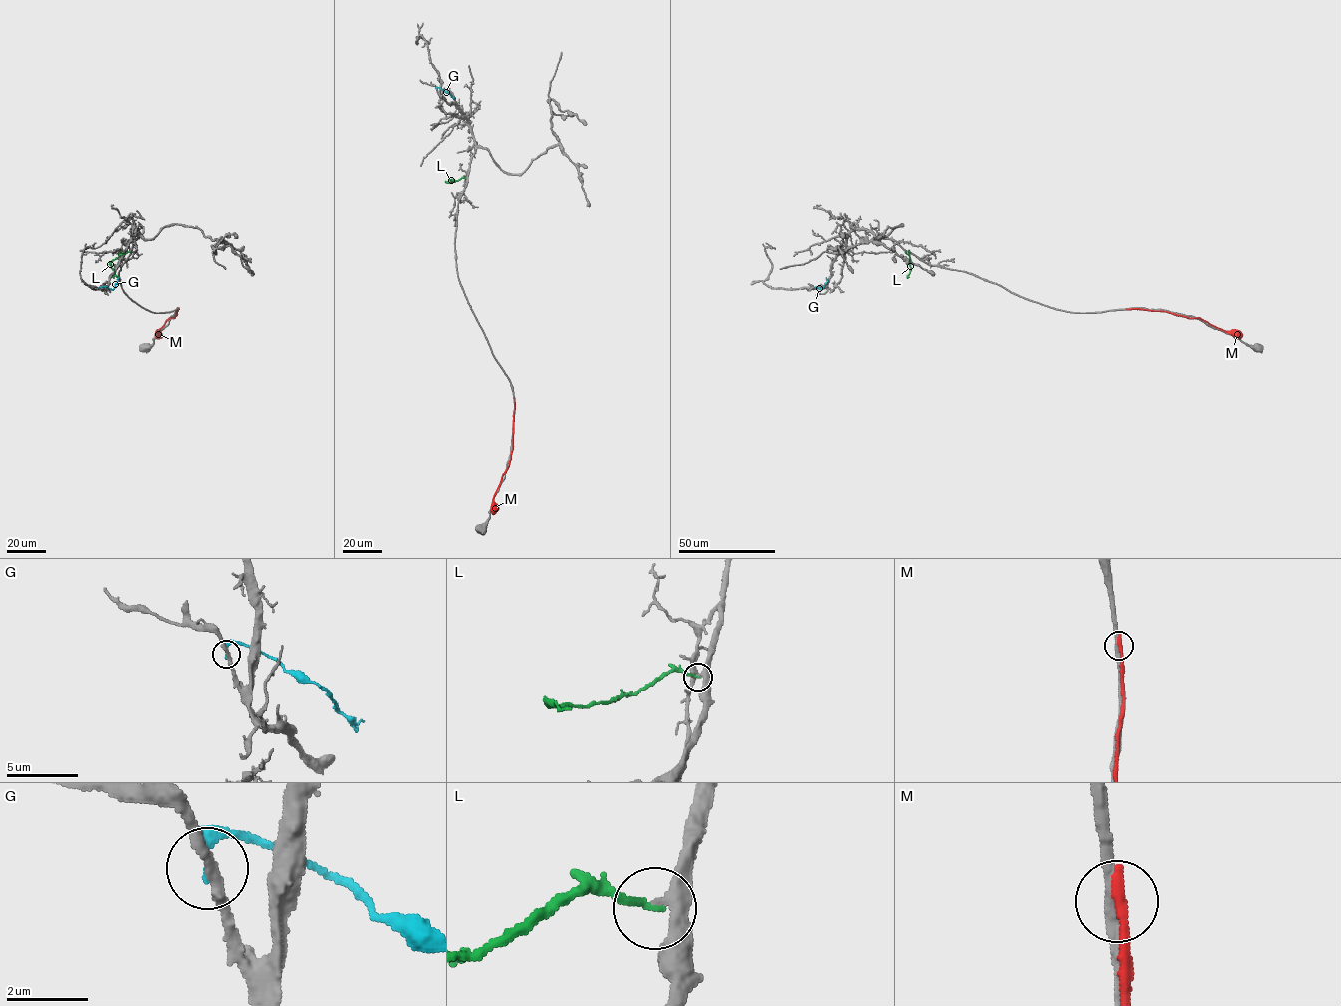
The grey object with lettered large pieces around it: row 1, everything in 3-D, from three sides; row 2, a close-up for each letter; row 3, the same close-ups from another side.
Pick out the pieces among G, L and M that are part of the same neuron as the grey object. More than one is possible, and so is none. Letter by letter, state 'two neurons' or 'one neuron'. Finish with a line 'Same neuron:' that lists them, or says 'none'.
G: two neurons
L: one neuron
M: two neurons
Same neuron: L

